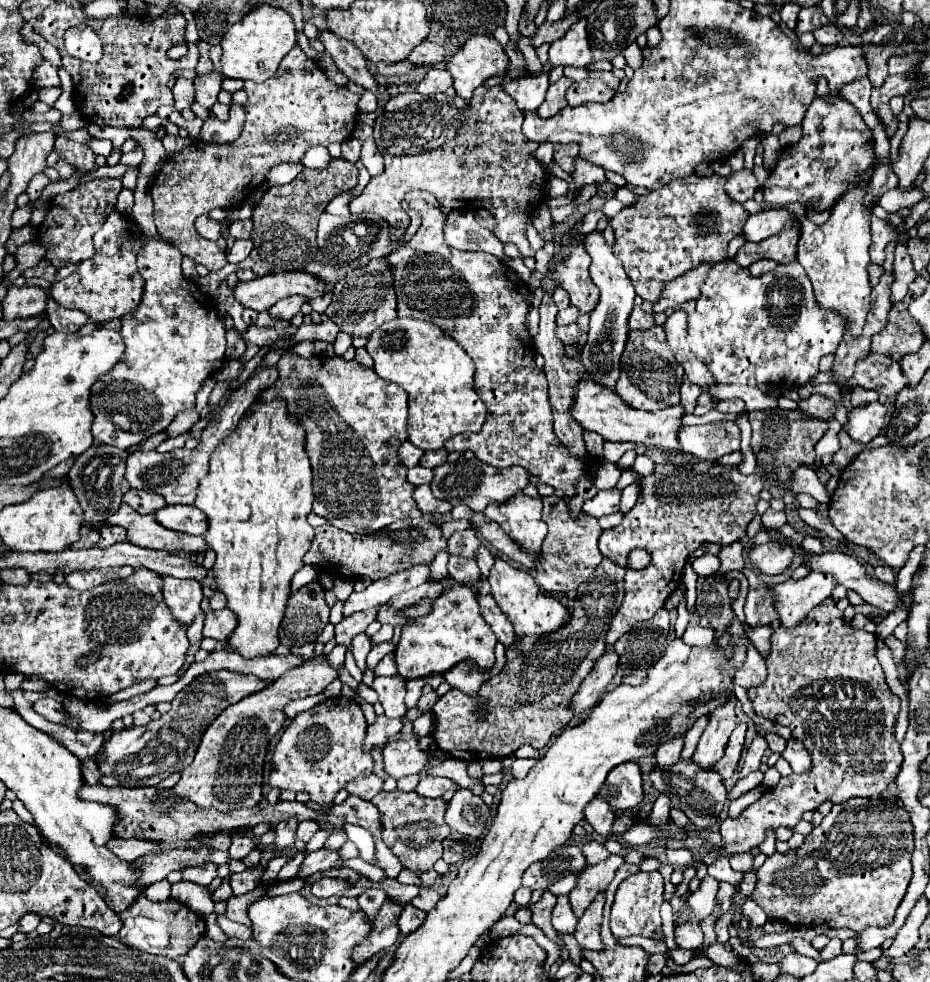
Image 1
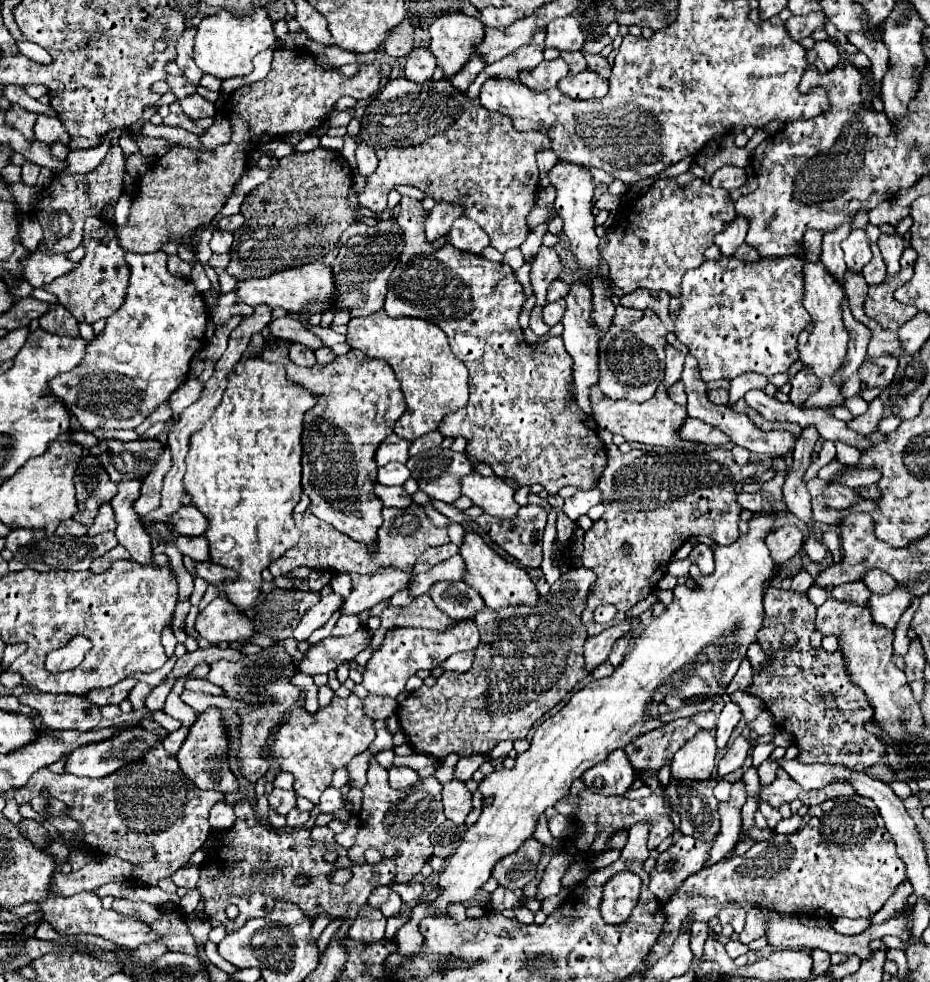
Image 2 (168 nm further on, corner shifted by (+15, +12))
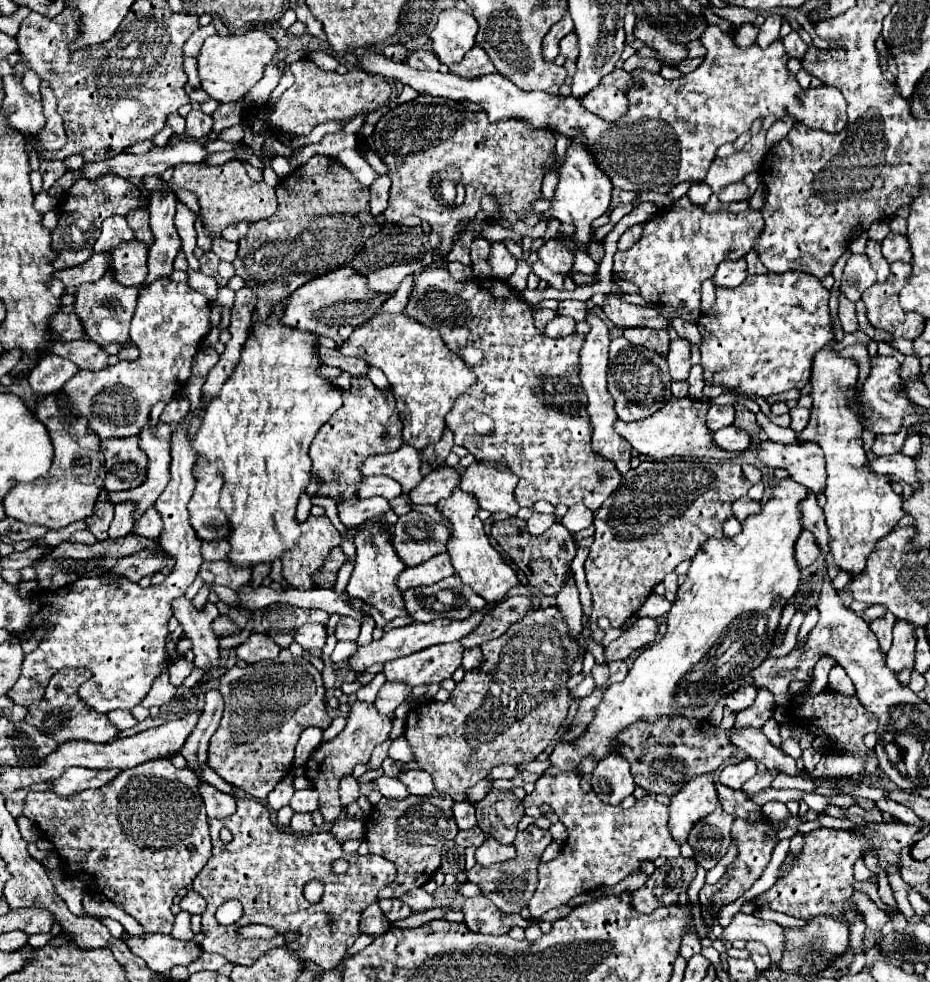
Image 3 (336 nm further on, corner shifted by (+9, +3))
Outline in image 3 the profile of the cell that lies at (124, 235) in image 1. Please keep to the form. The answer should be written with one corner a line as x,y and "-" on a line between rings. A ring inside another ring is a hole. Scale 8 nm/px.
113,268
105,272
103,280
77,286
73,306
75,306
75,314
81,318
81,324
87,330
87,336
97,344
111,344
111,342
119,344
129,340
129,326
131,326
137,294
139,294
137,288
123,286
117,282

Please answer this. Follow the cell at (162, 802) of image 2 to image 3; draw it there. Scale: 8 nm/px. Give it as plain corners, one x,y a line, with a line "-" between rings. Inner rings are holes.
155,758
155,760
147,760
147,762
143,762
143,764
135,766
135,768
123,770
119,776
115,776
113,782
105,784
103,788
81,790
81,792
75,792
71,796
59,796
59,794
55,794
51,790
49,792
29,792
27,798
25,798
23,816
27,816
29,820
33,820
39,826
39,830
43,832
43,836
55,846
55,850
59,852
59,856
65,860
67,872
71,877
79,878
79,880
85,882
87,889
105,894
121,910
129,912
145,930
149,930
149,932
161,932
161,934
171,934
175,916
169,910
169,906
171,906
173,898
177,896
177,892
181,888
185,888
187,884
193,882
195,874
199,874
201,866
207,864
207,860
211,856
211,834
209,834
209,822
207,822
207,814
205,814
205,804
203,804
203,798
201,798
201,792
199,792
199,784
201,784
199,776
193,770
189,770
187,766
185,768
175,768
169,758

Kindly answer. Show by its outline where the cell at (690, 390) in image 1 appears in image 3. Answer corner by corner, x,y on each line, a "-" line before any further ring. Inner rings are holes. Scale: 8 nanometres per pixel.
675,338
671,340
671,348
667,354
667,362
669,362
669,372
671,378
677,382
685,382
689,376
689,368
691,368
691,360
689,360
689,342
683,338

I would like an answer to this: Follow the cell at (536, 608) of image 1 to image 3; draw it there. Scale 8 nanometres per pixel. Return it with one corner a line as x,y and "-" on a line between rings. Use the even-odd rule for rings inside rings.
455,488
455,492
437,504
443,516
451,522
451,540
447,544
451,564
455,572
459,574
461,582
471,586
473,592
477,592
481,598
487,600
487,604
495,604
507,598
507,592
519,584
517,572
499,556
499,552
489,544
487,534
483,532
483,522
477,516
477,500
471,494
461,492

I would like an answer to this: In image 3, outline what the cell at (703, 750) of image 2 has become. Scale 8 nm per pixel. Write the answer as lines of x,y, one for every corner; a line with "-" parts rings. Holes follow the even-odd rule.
713,772
693,776
687,784
681,786
677,794
671,796
669,804
669,828
677,844
683,844
689,836
691,824
695,820
711,814
717,808
717,790

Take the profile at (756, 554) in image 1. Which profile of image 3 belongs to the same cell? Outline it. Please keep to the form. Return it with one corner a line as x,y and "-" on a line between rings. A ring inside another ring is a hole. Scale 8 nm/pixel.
803,530
799,540
795,542
795,560
799,568
811,566
817,558
819,558
819,546
815,544
815,538
811,536
811,532

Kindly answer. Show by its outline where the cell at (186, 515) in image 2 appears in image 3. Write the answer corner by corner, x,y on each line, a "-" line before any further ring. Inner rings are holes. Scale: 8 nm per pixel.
203,540
201,552
203,552
205,560
225,560
227,548
229,548
227,540
211,540
211,542

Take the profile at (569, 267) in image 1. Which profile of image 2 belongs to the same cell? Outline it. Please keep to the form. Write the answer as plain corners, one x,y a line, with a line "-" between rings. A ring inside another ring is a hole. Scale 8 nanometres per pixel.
571,285
571,291
569,295
565,297
567,301
567,311
565,311
565,317
563,317
563,325
565,325
565,331
563,331
563,341
565,341
565,349
567,353
573,357
573,387
575,387
575,399
577,399
577,405
589,415
593,417
593,409
591,409
591,403
589,403
589,389
593,385
597,385
597,363
599,363
599,339
601,339
601,331
597,331
593,327
593,321
589,321
589,313
593,311
593,303
591,303
591,291
589,287
585,285

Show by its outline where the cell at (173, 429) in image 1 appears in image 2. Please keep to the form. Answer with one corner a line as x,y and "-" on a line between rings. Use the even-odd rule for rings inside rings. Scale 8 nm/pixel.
189,377
177,391
173,391
171,399
169,399
169,405
175,413
181,413
183,409
187,409
189,405
193,405
193,401
197,401
201,397
201,391
203,391
203,383
197,379
197,377

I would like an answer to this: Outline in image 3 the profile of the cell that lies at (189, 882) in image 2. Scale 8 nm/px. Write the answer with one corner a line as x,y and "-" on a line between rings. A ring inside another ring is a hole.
189,890
189,892
187,892
187,896
185,896
185,898
181,898
179,906
181,906
181,910
187,910
189,914
203,914
207,904
205,904
205,900
203,900
197,892

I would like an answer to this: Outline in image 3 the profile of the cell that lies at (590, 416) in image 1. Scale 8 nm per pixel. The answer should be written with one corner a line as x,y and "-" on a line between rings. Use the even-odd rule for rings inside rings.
669,398
667,404
655,414
635,420
635,422
615,422
615,432
627,438
627,442
645,456
651,458
667,458
667,456
707,456
707,458
733,458
731,452
717,448
711,440
711,430
705,424
705,412
709,408
707,400
695,398

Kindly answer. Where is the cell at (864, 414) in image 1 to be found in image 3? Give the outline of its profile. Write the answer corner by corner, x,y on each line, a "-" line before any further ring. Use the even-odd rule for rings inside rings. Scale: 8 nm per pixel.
901,428
895,434
877,434
875,440
873,440
871,452
875,452
877,456
881,456
881,454
897,454
901,450
901,446
903,446
905,436
907,436
905,428

